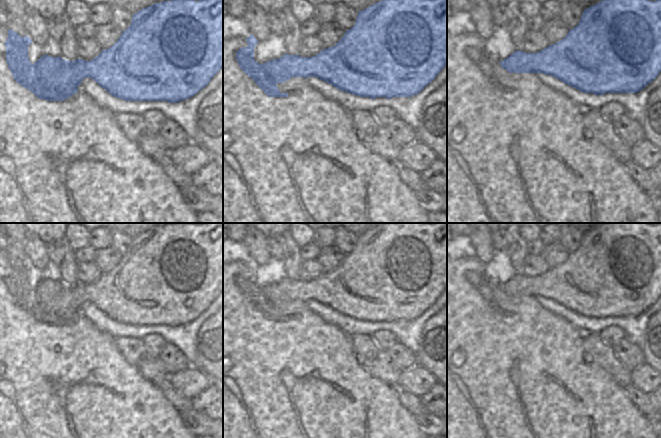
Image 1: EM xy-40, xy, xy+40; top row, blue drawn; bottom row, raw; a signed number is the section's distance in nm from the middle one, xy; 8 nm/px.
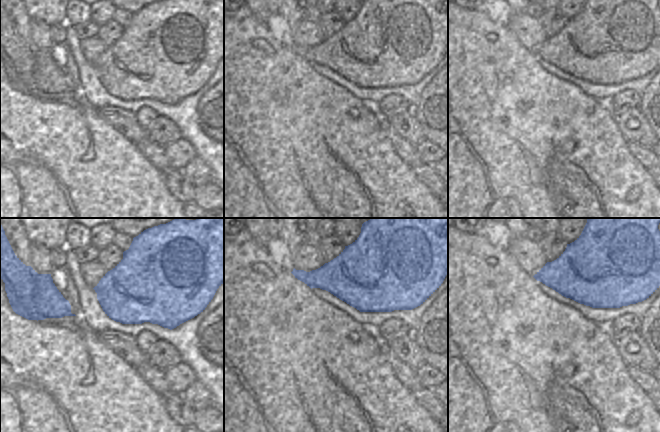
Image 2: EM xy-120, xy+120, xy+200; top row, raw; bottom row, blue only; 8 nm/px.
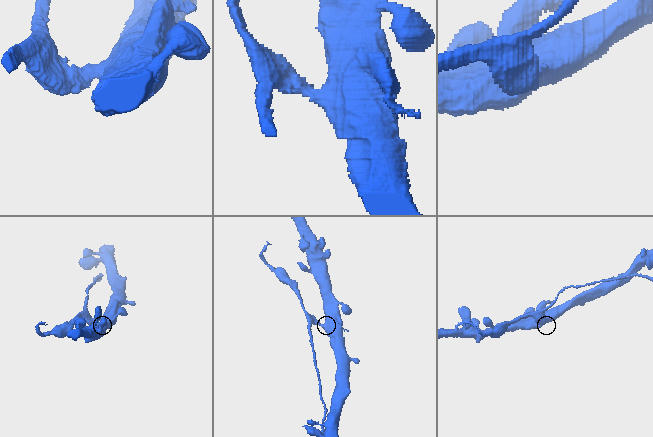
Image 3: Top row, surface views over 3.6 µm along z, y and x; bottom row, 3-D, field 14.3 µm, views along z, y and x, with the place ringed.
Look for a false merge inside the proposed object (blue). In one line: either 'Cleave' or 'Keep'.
Cleave.

